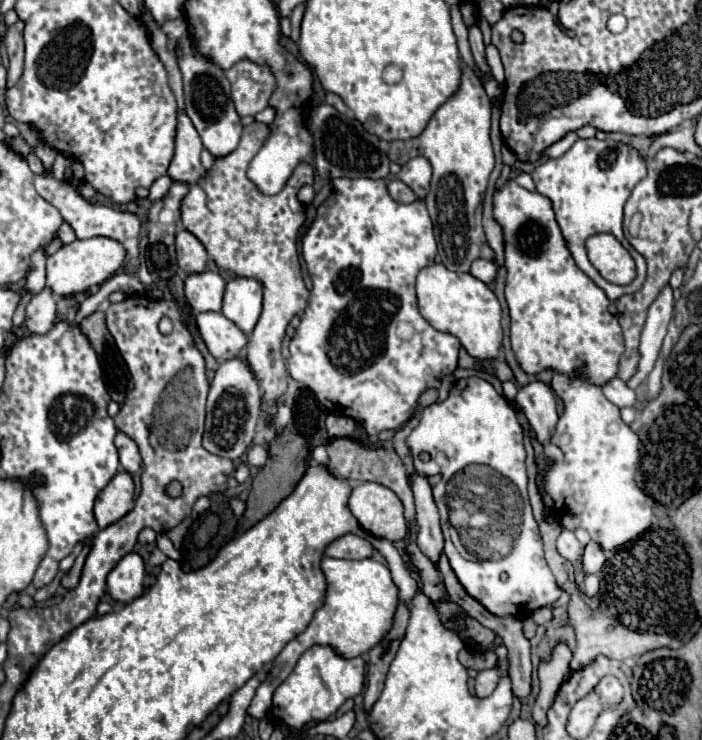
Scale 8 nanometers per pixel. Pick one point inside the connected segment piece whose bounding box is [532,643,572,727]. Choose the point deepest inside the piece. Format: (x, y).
(551, 673)

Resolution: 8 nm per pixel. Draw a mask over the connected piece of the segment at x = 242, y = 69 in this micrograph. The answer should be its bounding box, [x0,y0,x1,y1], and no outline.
[226,61,276,117]

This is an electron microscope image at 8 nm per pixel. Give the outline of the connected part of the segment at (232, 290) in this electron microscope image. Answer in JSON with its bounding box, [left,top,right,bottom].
[222,277,262,335]

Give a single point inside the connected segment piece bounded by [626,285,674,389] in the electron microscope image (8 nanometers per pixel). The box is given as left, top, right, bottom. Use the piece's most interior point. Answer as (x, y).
(660, 312)

